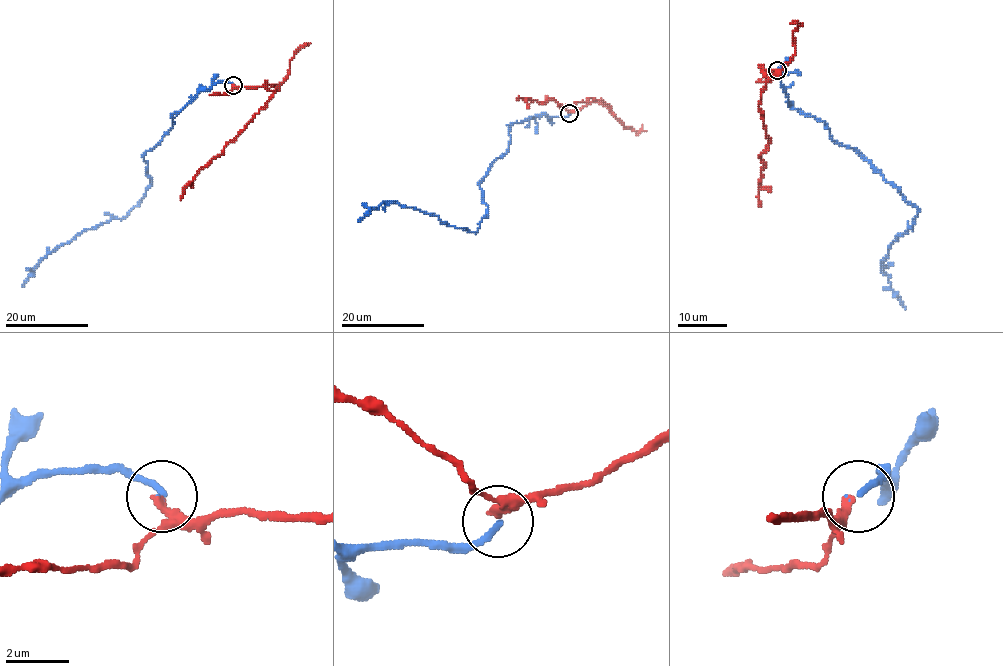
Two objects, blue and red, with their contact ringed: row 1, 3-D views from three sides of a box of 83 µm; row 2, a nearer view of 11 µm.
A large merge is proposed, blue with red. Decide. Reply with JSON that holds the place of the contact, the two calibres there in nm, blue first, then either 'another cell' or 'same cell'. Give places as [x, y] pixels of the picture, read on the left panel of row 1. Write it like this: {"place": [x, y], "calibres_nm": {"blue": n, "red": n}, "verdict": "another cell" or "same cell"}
{"place": [233, 85], "calibres_nm": {"blue": 200, "red": 190}, "verdict": "same cell"}

